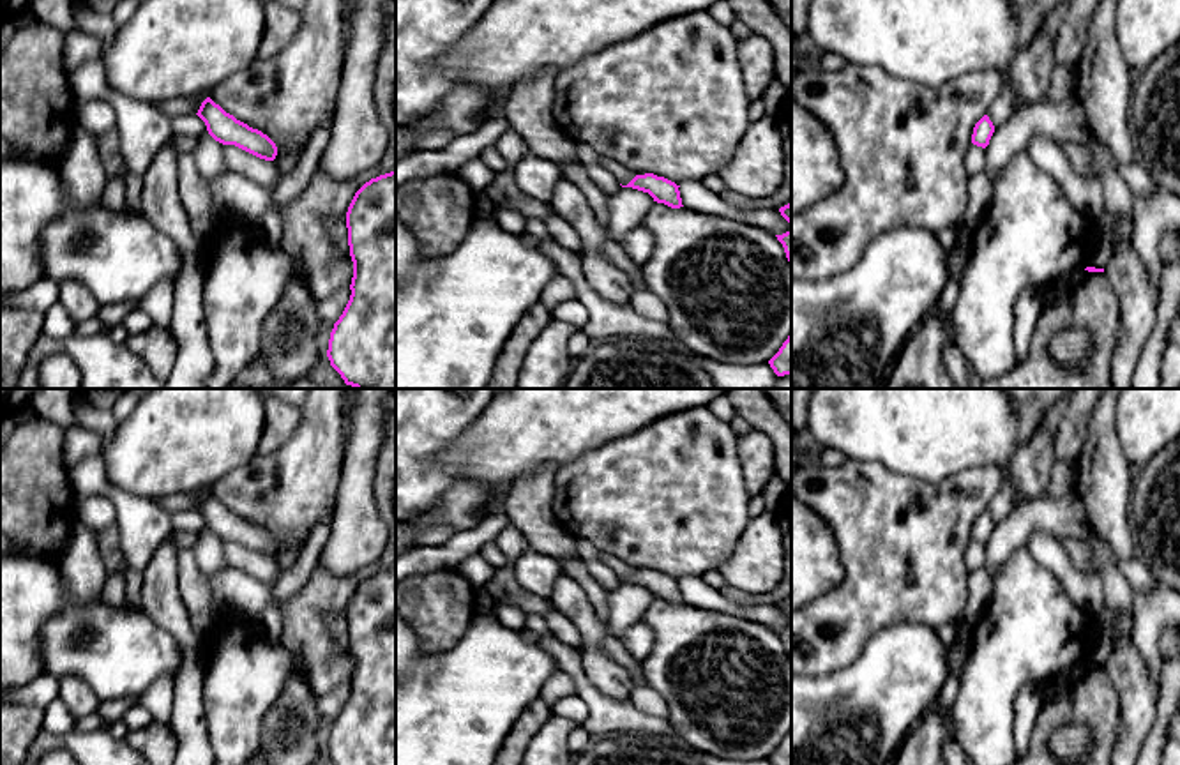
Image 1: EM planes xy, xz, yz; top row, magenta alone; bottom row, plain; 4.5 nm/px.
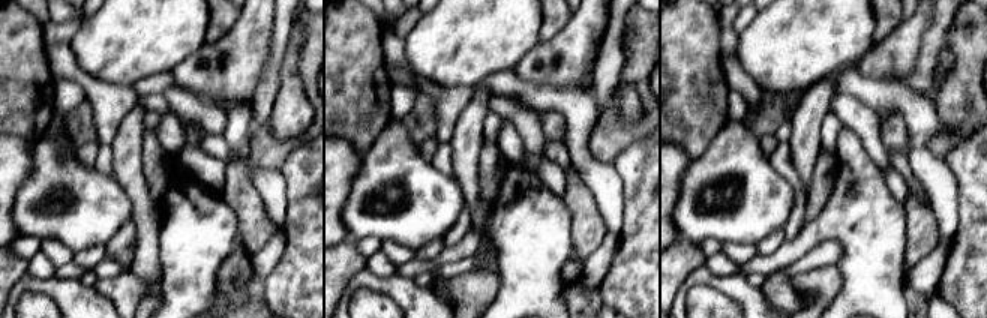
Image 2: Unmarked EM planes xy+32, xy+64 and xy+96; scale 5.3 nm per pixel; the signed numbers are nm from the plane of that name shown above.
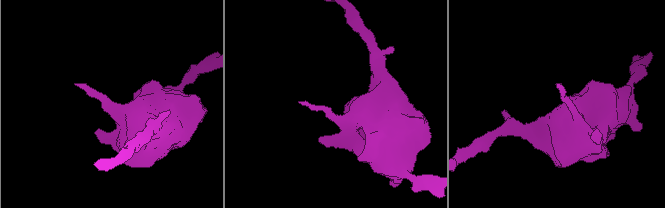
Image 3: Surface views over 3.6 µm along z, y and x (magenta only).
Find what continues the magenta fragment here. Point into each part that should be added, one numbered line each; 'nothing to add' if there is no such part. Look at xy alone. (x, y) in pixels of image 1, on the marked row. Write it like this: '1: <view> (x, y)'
nothing to add

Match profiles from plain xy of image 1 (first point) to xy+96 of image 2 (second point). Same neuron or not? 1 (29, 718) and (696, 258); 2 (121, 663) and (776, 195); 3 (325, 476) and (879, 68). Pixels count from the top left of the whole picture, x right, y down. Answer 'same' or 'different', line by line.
1: same
2: same
3: same

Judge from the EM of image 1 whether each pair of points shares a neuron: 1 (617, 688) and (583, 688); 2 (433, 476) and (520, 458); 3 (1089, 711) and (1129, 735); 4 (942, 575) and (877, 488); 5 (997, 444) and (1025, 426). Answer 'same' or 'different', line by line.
1: different
2: different
3: different
4: same
5: different

